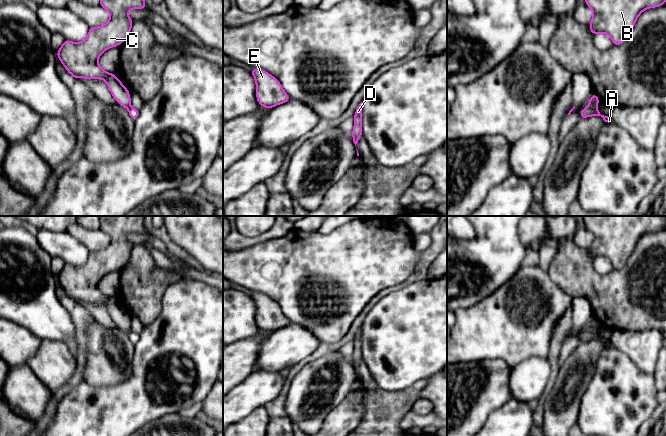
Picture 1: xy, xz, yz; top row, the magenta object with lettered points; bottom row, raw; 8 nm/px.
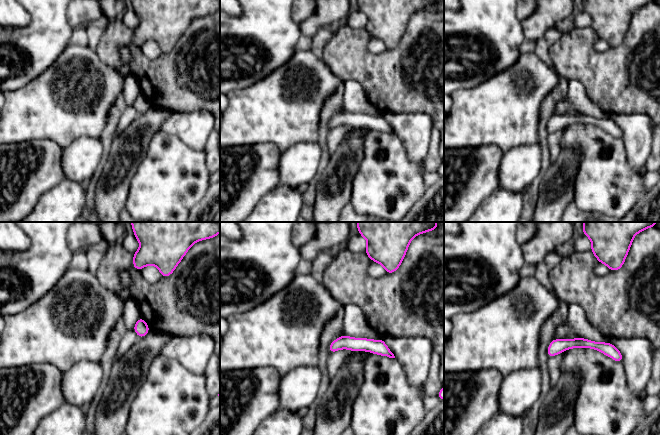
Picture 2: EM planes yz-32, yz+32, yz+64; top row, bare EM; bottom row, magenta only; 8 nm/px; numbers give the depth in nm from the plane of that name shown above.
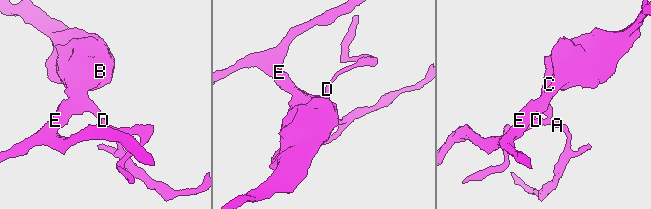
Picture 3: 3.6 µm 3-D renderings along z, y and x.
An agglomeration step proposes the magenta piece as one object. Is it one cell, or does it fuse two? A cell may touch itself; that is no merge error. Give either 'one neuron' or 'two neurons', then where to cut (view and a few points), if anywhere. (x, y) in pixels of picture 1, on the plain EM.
two neurons; cut yz (589, 329), (596, 332)

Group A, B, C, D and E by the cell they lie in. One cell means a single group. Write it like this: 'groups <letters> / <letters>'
groups A D / B C E

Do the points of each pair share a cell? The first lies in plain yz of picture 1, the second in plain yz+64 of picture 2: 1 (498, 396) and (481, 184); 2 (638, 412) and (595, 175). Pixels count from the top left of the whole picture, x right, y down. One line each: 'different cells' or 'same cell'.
1: same cell
2: same cell

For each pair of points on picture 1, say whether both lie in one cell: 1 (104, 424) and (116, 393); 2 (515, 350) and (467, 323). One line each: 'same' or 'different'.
1: same
2: same

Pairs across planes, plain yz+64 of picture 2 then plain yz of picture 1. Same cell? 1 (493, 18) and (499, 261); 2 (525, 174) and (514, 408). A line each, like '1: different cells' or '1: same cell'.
1: same cell
2: different cells

